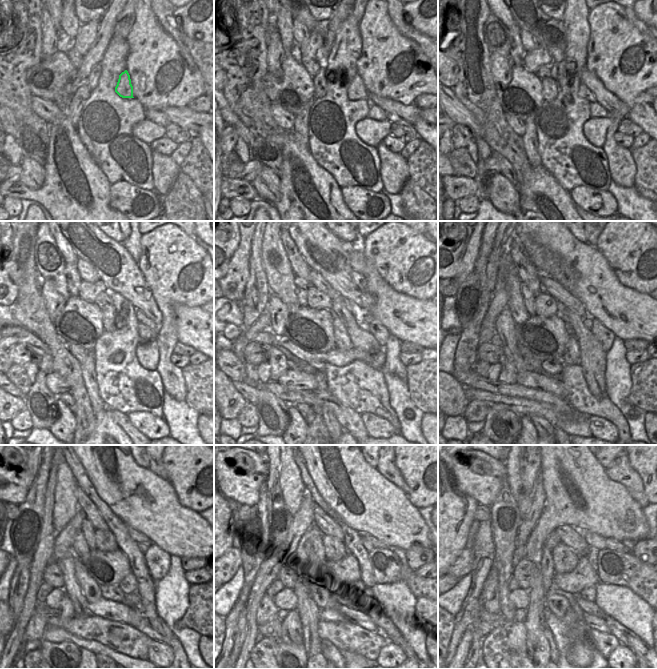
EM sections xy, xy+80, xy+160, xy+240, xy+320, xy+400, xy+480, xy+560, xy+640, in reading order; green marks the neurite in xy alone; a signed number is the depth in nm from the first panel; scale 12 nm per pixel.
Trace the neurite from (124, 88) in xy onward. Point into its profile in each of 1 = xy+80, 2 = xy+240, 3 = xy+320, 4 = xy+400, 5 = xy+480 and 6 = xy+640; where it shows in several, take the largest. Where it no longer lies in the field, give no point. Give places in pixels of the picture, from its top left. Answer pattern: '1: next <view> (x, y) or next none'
1: next xy+80 (356, 91)
2: next xy+240 (142, 319)
3: next xy+320 (381, 334)
4: next xy+400 (605, 336)
5: next xy+480 (157, 560)
6: next xy+640 (618, 568)

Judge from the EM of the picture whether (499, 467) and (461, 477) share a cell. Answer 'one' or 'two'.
one

